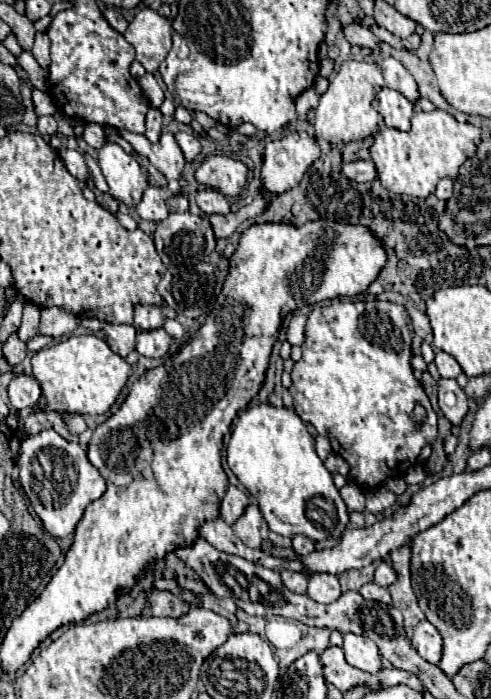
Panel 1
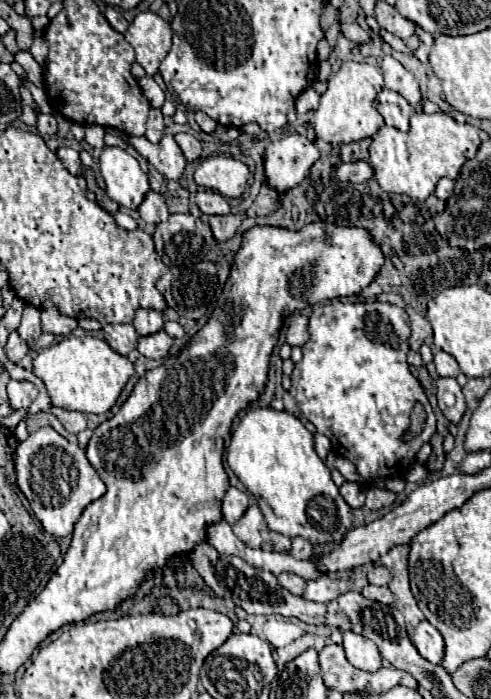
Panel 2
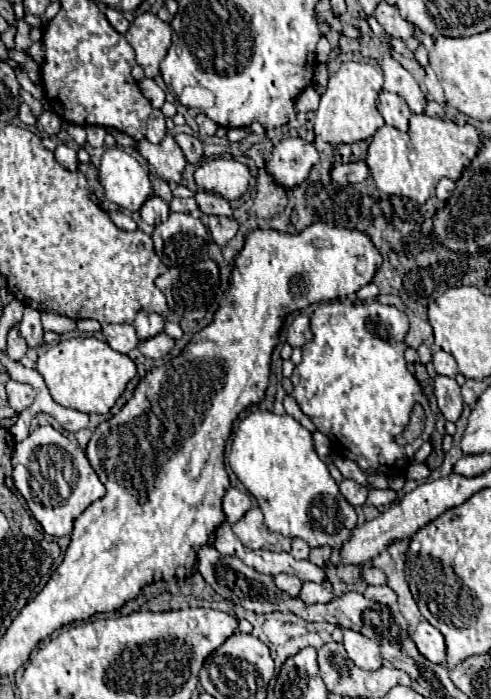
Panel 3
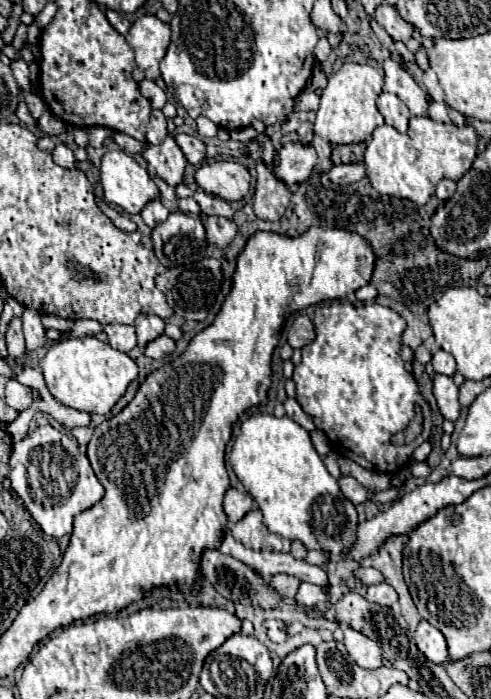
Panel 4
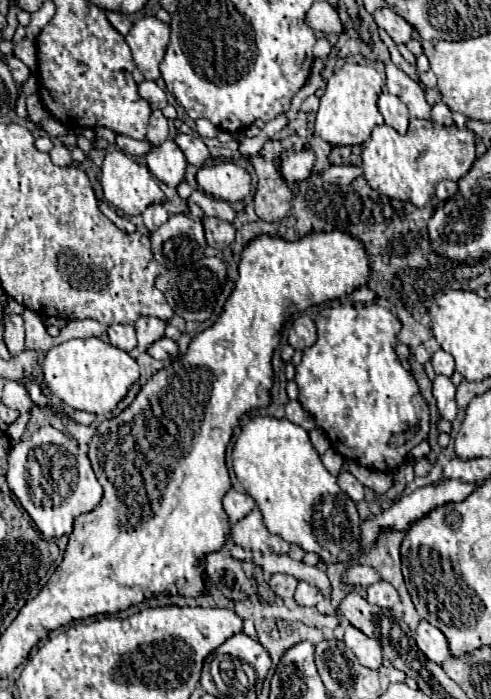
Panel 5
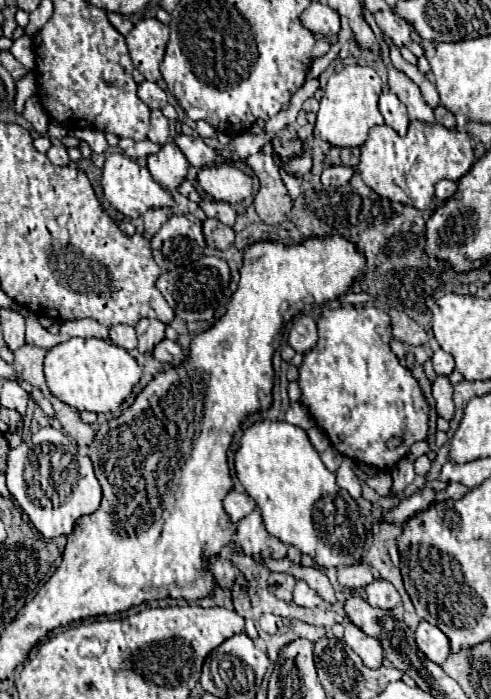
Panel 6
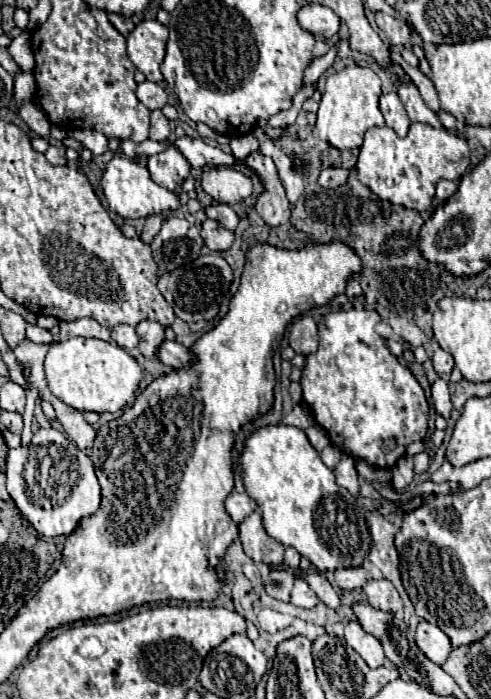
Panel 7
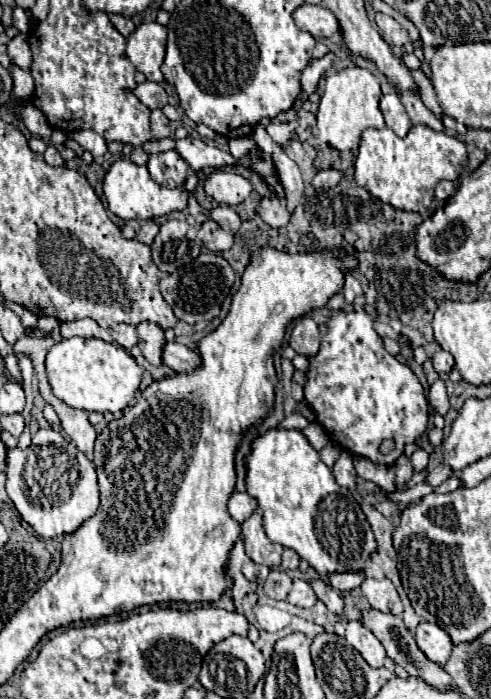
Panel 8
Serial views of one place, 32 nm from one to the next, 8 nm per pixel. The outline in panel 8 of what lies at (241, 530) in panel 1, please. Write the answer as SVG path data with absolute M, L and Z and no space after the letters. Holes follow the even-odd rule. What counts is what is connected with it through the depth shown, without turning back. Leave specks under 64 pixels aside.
M256 510L248 520L242 522L242 542L244 542L246 554L256 564L266 564L270 568L280 566L284 548L266 536L260 510Z

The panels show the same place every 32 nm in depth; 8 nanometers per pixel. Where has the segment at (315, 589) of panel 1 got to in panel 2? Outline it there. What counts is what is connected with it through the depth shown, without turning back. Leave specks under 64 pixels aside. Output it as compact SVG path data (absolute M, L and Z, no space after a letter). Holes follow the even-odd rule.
M322 574L316 580L308 580L306 590L304 590L304 598L312 600L312 602L324 602L324 604L328 604L328 602L336 600L338 596L340 596L338 584L328 574Z

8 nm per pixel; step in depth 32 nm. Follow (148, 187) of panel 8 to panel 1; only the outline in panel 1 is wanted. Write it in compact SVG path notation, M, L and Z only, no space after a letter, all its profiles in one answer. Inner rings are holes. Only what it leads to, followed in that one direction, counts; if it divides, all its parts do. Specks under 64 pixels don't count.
M106 140L98 150L98 166L110 186L112 198L134 206L148 184L134 156L126 154L120 144Z

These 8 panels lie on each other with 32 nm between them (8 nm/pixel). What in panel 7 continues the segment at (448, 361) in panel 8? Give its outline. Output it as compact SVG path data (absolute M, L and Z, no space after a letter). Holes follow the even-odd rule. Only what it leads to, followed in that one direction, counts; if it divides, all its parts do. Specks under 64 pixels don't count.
M436 350L434 356L432 356L432 362L434 362L434 370L440 374L440 376L448 376L454 368L454 358L452 354L444 352L444 350Z

